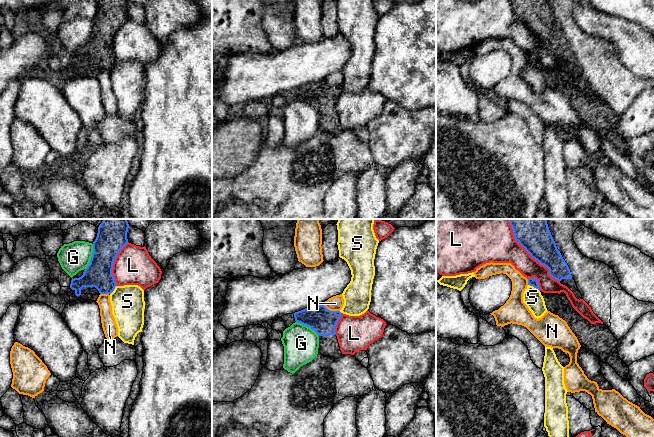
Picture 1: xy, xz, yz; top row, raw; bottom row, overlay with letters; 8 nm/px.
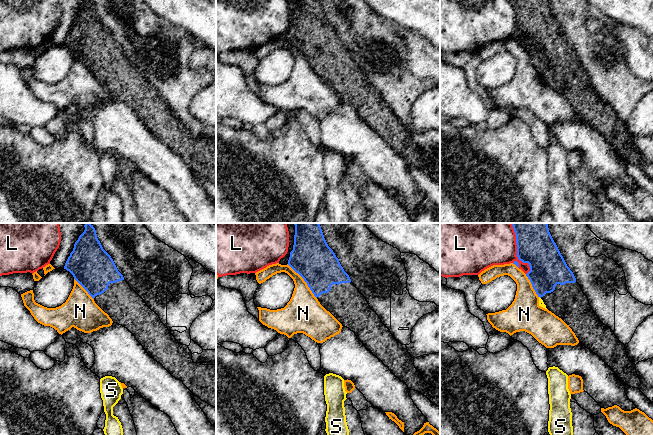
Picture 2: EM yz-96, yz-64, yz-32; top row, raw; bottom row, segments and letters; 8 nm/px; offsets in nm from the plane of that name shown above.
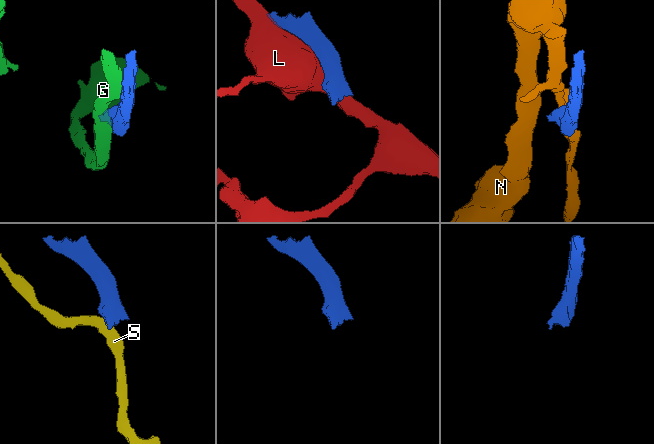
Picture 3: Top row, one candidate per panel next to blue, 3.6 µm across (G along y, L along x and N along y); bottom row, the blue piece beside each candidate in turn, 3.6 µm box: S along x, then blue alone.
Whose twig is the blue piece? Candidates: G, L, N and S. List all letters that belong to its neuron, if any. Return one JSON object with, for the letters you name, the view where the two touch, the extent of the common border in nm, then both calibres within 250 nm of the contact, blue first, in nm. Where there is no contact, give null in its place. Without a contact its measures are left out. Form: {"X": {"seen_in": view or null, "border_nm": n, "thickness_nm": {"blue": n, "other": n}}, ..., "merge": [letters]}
{"merge": []}

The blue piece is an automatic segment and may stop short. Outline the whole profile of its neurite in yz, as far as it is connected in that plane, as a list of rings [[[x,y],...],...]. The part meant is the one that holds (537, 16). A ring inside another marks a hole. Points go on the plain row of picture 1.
[[[510,0],[515,16],[537,36],[549,45],[549,51],[567,62],[577,75],[582,71],[572,54],[570,45],[563,35],[551,11],[548,0]]]

